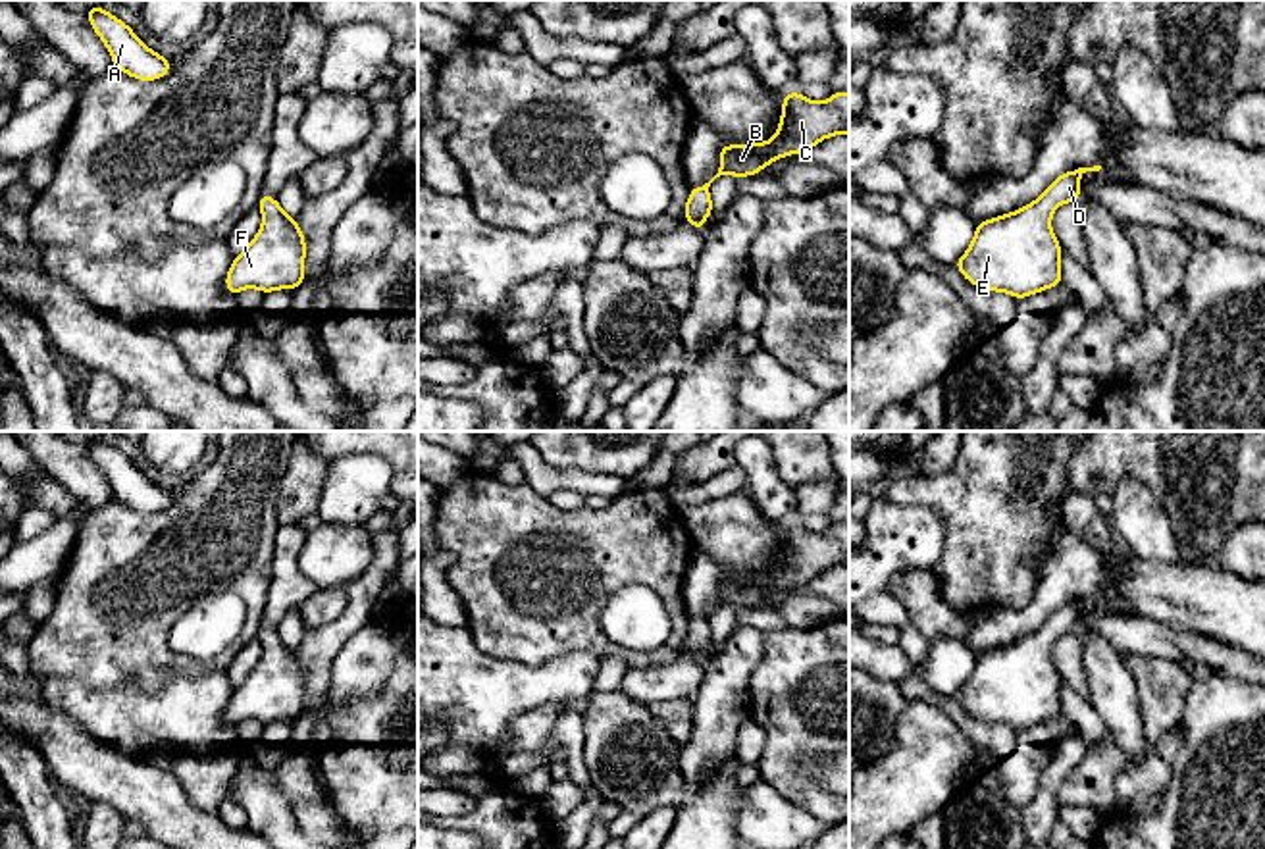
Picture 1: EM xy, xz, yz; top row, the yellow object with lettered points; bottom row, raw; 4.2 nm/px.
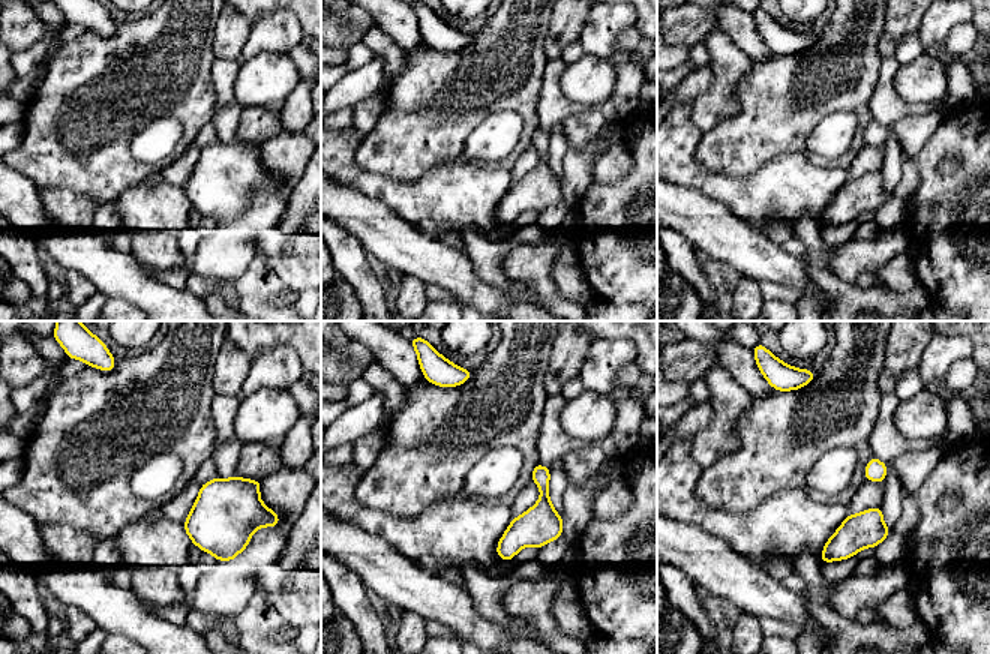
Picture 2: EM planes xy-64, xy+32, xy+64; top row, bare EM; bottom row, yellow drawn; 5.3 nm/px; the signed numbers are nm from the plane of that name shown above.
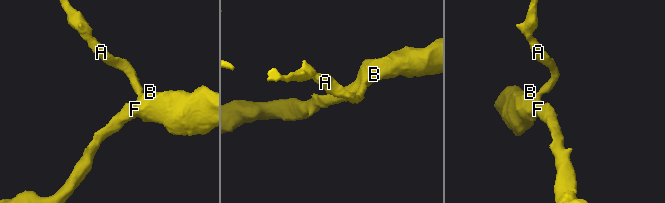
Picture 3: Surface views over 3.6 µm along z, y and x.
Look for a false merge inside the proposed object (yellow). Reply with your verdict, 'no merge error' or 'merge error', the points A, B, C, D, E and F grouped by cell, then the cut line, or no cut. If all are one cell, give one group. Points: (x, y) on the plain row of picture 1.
no merge error; A B C D E F; no cut

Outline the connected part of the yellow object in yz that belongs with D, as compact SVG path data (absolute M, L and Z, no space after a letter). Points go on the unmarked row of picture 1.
M1101 597L1069 601L1044 626L997 649L976 655L967 683L953 695L972 716L1026 730L1063 714L1061 676L1051 662L1051 645L1080 631L1080 606Z

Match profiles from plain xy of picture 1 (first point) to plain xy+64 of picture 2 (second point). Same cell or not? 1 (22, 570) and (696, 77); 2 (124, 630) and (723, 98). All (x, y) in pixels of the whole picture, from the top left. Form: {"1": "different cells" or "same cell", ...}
{"1": "same cell", "2": "different cells"}

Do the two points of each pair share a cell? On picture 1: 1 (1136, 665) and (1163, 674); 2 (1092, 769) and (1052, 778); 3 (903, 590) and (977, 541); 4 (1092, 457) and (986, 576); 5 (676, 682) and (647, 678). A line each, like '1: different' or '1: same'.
1: same
2: different
3: different
4: different
5: same

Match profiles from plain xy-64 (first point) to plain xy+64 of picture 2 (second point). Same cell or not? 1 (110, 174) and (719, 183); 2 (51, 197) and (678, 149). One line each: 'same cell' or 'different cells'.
1: different cells
2: same cell

